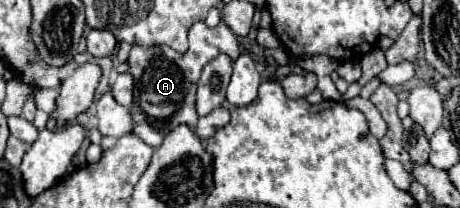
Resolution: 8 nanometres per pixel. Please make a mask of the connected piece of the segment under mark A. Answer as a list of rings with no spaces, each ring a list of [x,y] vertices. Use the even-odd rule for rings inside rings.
[[[197,22],[188,32],[189,49],[182,55],[172,51],[168,45],[140,47],[134,45],[130,51],[130,75],[134,77],[134,103],[130,105],[132,119],[136,123],[134,133],[148,145],[158,147],[162,139],[180,123],[196,127],[196,83],[200,79],[202,67],[214,59],[218,53],[228,53],[232,59],[240,55],[238,41],[228,25],[220,23],[214,29],[208,29],[204,22]]]

